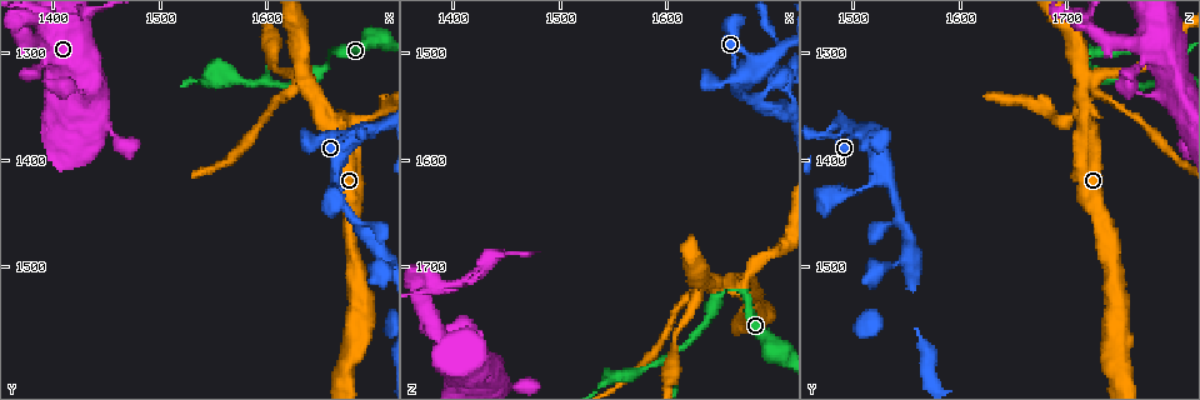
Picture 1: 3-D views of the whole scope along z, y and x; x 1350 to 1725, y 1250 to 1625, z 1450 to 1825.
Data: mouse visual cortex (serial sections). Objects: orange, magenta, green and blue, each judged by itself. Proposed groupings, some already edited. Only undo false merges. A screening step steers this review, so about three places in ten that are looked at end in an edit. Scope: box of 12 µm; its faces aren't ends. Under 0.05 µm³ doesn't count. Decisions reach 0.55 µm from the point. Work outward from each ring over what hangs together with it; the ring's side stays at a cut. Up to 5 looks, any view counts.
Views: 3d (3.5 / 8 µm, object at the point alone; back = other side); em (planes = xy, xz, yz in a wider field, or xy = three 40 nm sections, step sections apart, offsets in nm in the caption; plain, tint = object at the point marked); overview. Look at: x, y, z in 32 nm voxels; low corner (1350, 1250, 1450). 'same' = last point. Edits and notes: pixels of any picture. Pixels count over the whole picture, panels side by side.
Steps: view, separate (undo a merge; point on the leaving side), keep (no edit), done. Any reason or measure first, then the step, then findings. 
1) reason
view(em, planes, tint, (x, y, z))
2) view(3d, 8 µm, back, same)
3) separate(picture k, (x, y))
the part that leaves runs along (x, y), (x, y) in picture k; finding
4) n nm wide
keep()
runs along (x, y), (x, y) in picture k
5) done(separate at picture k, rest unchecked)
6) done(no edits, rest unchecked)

sudden change in width
view(3d, 8 µm, (1662, 1302, 1722))

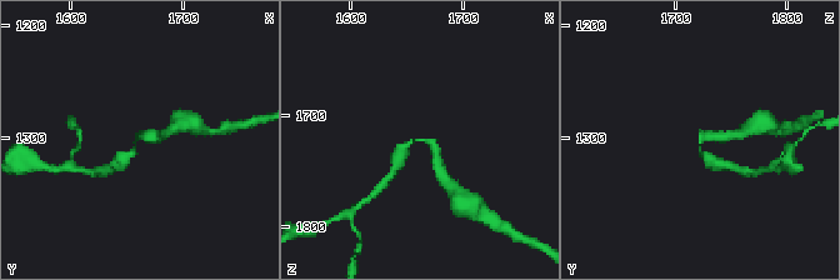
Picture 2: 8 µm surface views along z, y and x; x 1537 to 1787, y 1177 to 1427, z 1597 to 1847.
view(em, xy, step 2, tint, (1660, 1304, 1722))

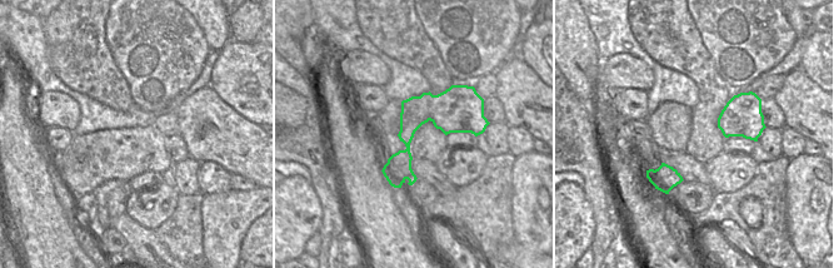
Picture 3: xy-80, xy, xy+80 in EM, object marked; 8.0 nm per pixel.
arms of 300, 350 nm
separate(picture 2, (405, 148))
the part that leaves runs along (420, 139), (401, 149), (394, 169) in picture 2; a second cell is stuck on

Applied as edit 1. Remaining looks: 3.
a narrow waist
view(3d, 3.5 µm, (1672, 1362, 1710))

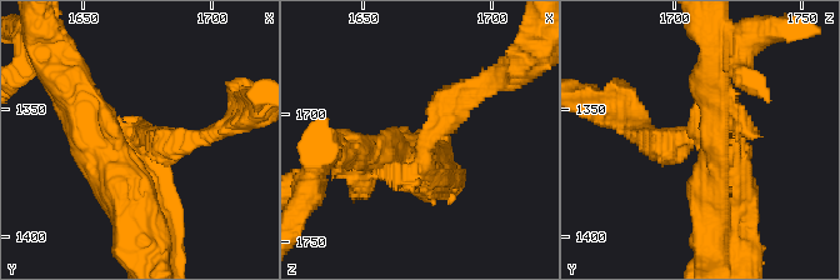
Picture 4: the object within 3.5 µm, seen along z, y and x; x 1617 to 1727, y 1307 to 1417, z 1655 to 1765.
now the EM
view(em, xy, step 5, tint, (1674, 1361, 1710))

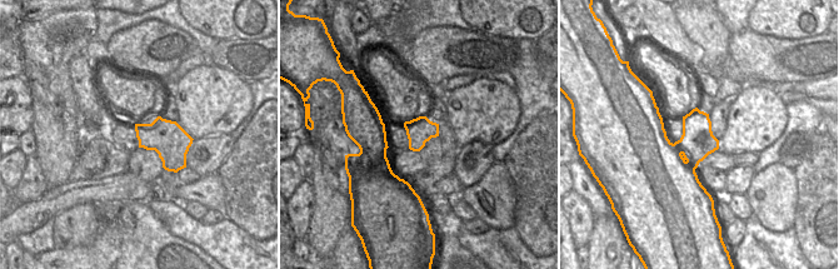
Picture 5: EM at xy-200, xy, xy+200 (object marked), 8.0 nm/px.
separate(picture 4, (174, 155))
two cells meet here

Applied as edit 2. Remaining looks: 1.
done(separate at picture 2, separate at picture 4, rest unchecked)

